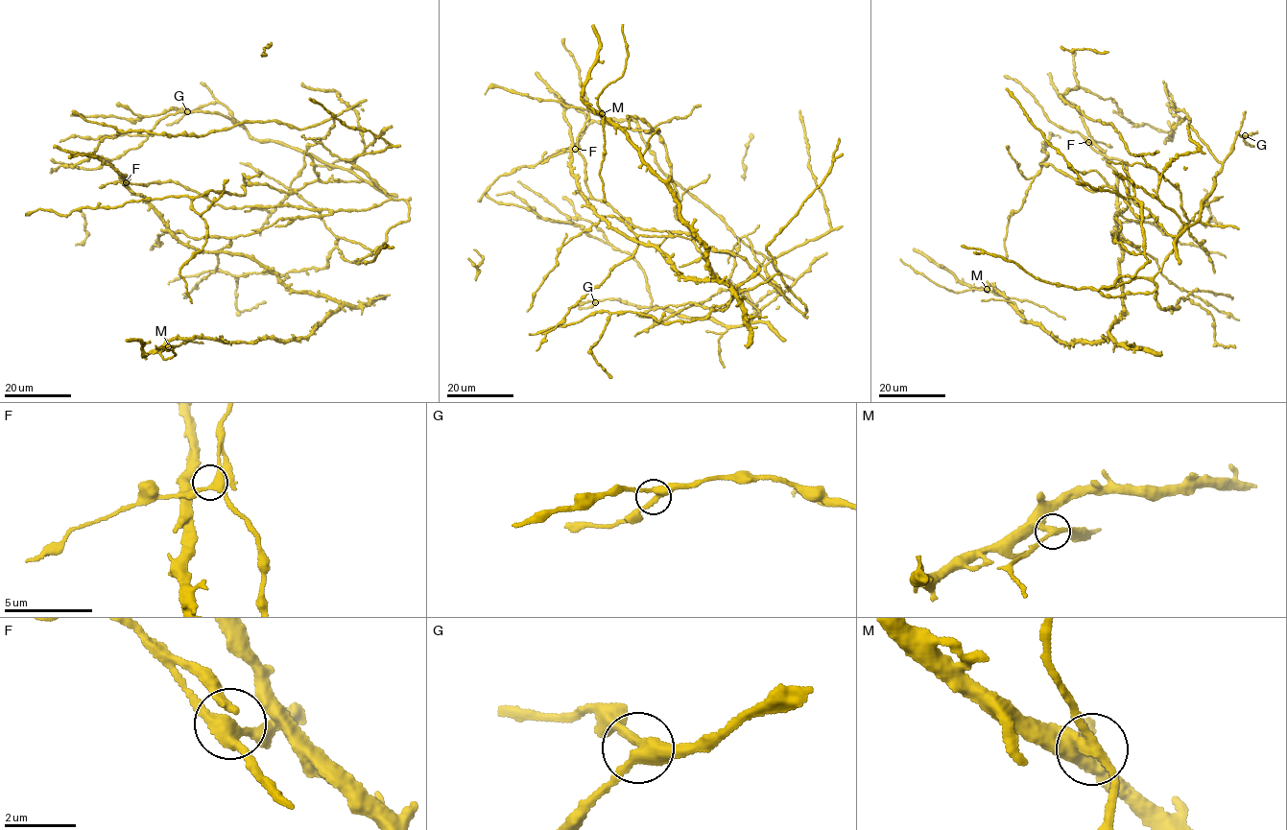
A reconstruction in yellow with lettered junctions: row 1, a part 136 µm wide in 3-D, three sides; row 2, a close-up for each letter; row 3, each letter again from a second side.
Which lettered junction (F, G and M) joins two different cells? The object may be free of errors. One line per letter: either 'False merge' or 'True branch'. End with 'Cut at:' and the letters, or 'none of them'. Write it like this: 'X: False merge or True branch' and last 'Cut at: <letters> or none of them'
F: True branch
G: True branch
M: False merge
Cut at: M

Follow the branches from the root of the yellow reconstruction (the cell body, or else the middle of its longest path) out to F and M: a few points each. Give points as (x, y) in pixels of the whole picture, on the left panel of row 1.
F: (322, 137), (287, 188), (336, 236), (375, 249), (408, 220), (402, 200), (229, 207), (174, 182), (126, 182)
M: (322, 137), (287, 188), (375, 249), (402, 200), (123, 180), (339, 304), (168, 346)

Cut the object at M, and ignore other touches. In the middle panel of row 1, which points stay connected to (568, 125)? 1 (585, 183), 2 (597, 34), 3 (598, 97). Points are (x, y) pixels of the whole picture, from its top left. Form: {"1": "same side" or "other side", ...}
{"1": "same side", "2": "same side", "3": "other side"}

